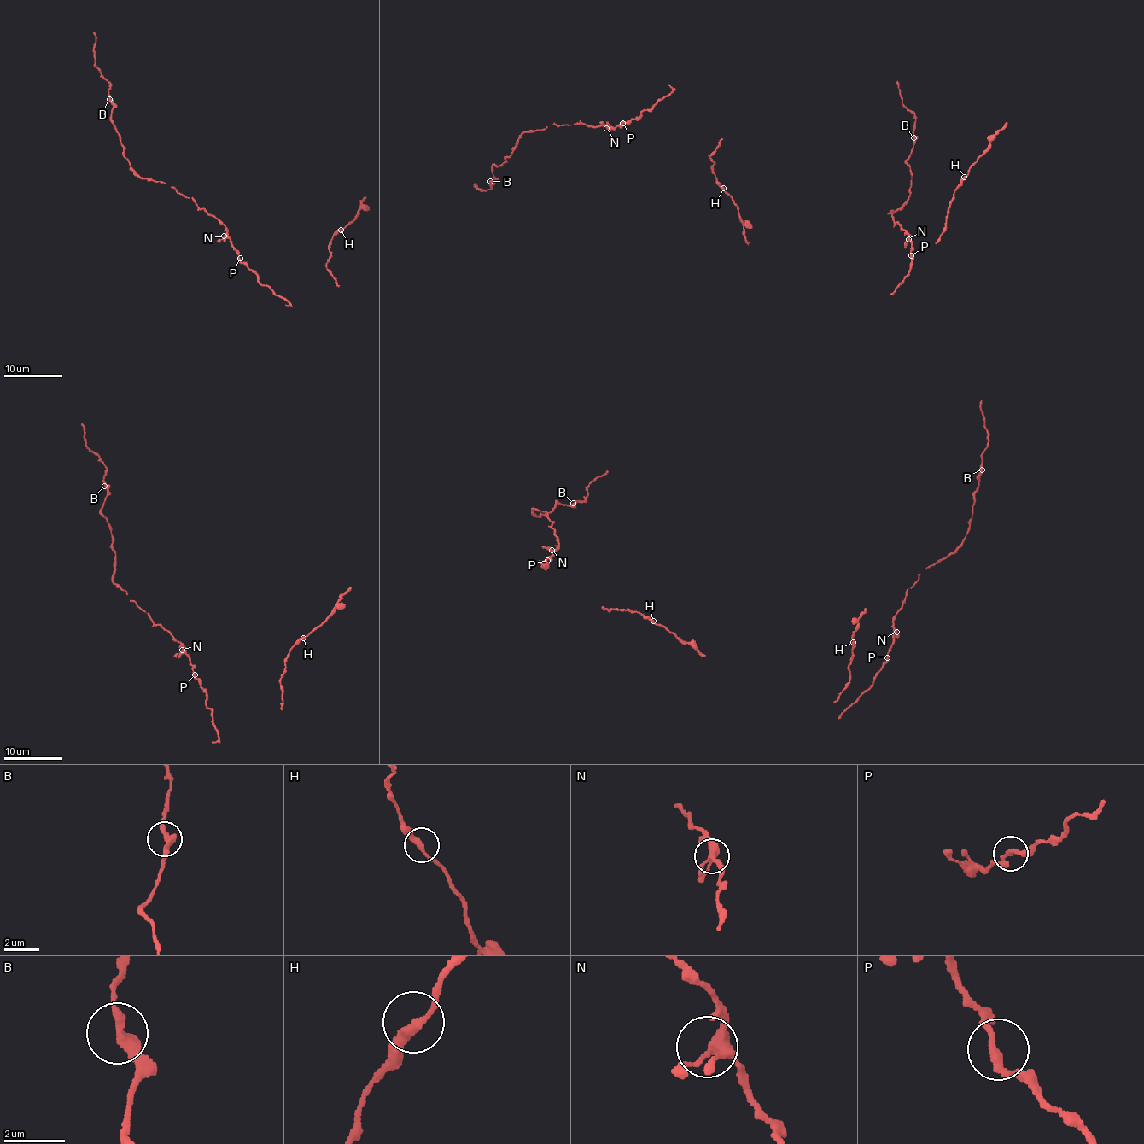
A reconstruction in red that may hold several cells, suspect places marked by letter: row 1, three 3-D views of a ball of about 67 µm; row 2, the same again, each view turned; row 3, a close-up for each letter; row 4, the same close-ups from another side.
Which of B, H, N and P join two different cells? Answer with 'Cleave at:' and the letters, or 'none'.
Cleave at: none

